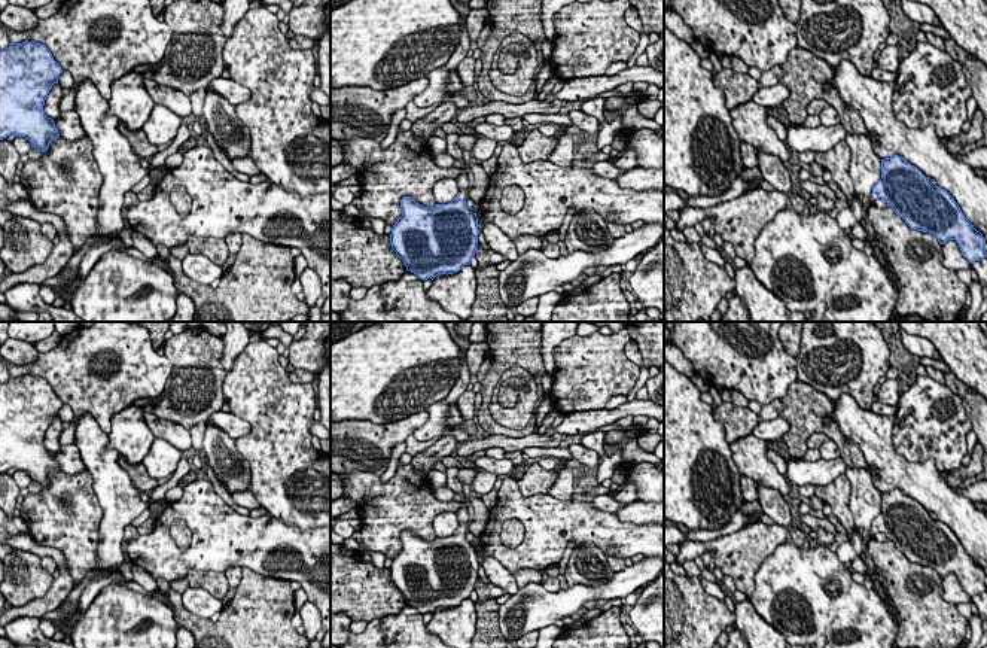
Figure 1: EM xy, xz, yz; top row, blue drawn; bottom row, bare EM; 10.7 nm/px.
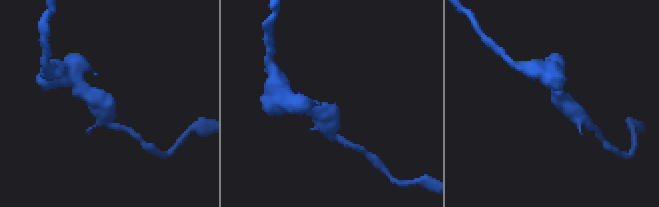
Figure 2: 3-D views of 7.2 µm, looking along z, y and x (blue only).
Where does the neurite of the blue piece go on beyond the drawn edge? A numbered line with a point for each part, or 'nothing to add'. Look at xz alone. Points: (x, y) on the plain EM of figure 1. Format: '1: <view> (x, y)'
1: xz (463, 516)

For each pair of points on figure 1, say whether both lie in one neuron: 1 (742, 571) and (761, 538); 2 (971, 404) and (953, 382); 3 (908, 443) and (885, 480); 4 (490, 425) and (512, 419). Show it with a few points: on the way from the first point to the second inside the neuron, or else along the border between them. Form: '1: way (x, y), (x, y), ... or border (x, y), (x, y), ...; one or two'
1: way (742, 563), (742, 557), (754, 545); one
2: way (968, 398), (959, 388); one
3: border (893, 420), (895, 450), (908, 461), (934, 464); two
4: border (490, 395), (497, 422), (515, 429), (530, 422); two

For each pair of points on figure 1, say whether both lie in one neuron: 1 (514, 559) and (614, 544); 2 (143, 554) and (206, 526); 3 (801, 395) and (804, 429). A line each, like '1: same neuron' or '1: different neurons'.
1: same neuron
2: same neuron
3: same neuron

